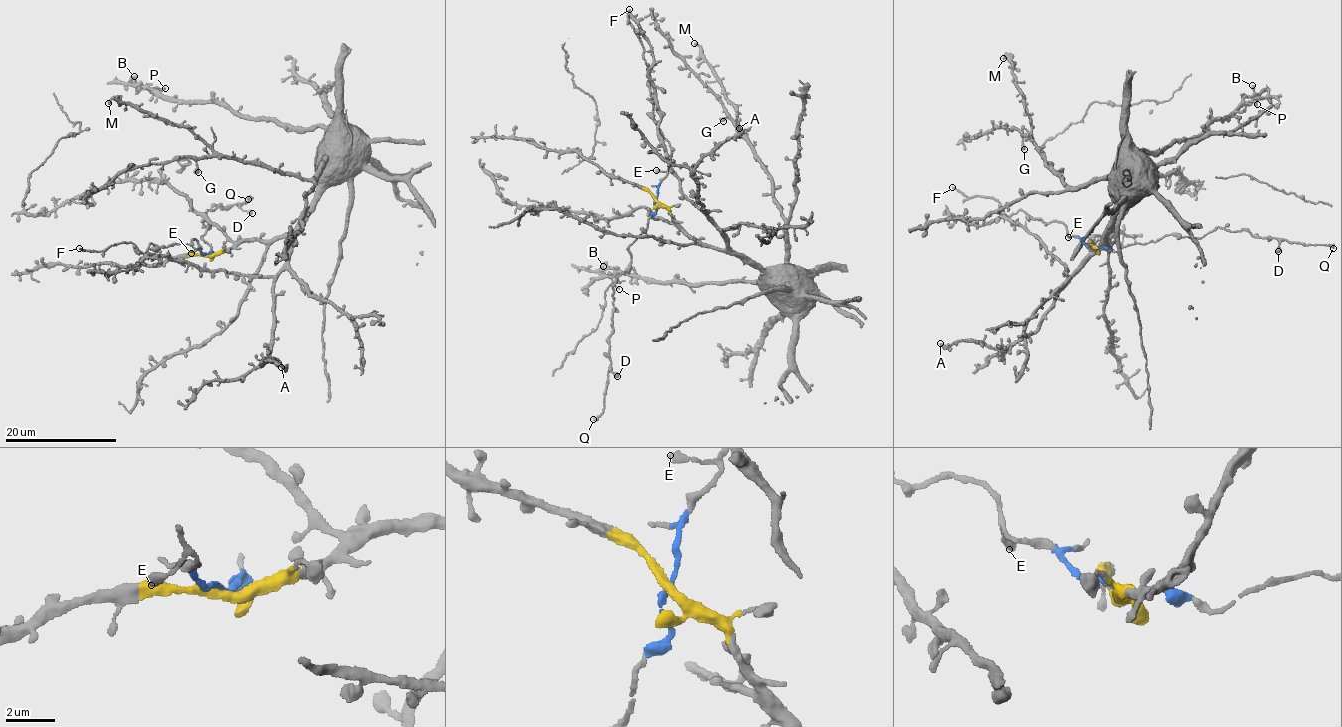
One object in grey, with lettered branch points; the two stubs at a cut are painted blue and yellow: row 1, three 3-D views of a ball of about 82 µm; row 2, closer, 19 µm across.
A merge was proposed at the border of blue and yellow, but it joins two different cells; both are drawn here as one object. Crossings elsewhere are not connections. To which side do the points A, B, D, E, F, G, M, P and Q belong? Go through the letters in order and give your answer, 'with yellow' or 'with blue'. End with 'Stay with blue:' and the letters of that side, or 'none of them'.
A: with yellow
B: with yellow
D: with blue
E: with blue
F: with blue
G: with yellow
M: with yellow
P: with yellow
Q: with blue
Stay with blue: D, E, F, Q

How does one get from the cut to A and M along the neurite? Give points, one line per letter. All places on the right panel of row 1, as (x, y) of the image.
A: (1094, 246), (1109, 244), (1090, 257), (1057, 294), (1054, 306), (1041, 325), (993, 349), (967, 340), (940, 343)
M: (1094, 246), (1109, 247), (1115, 185), (1099, 179), (1066, 186), (1047, 168), (1003, 58)

